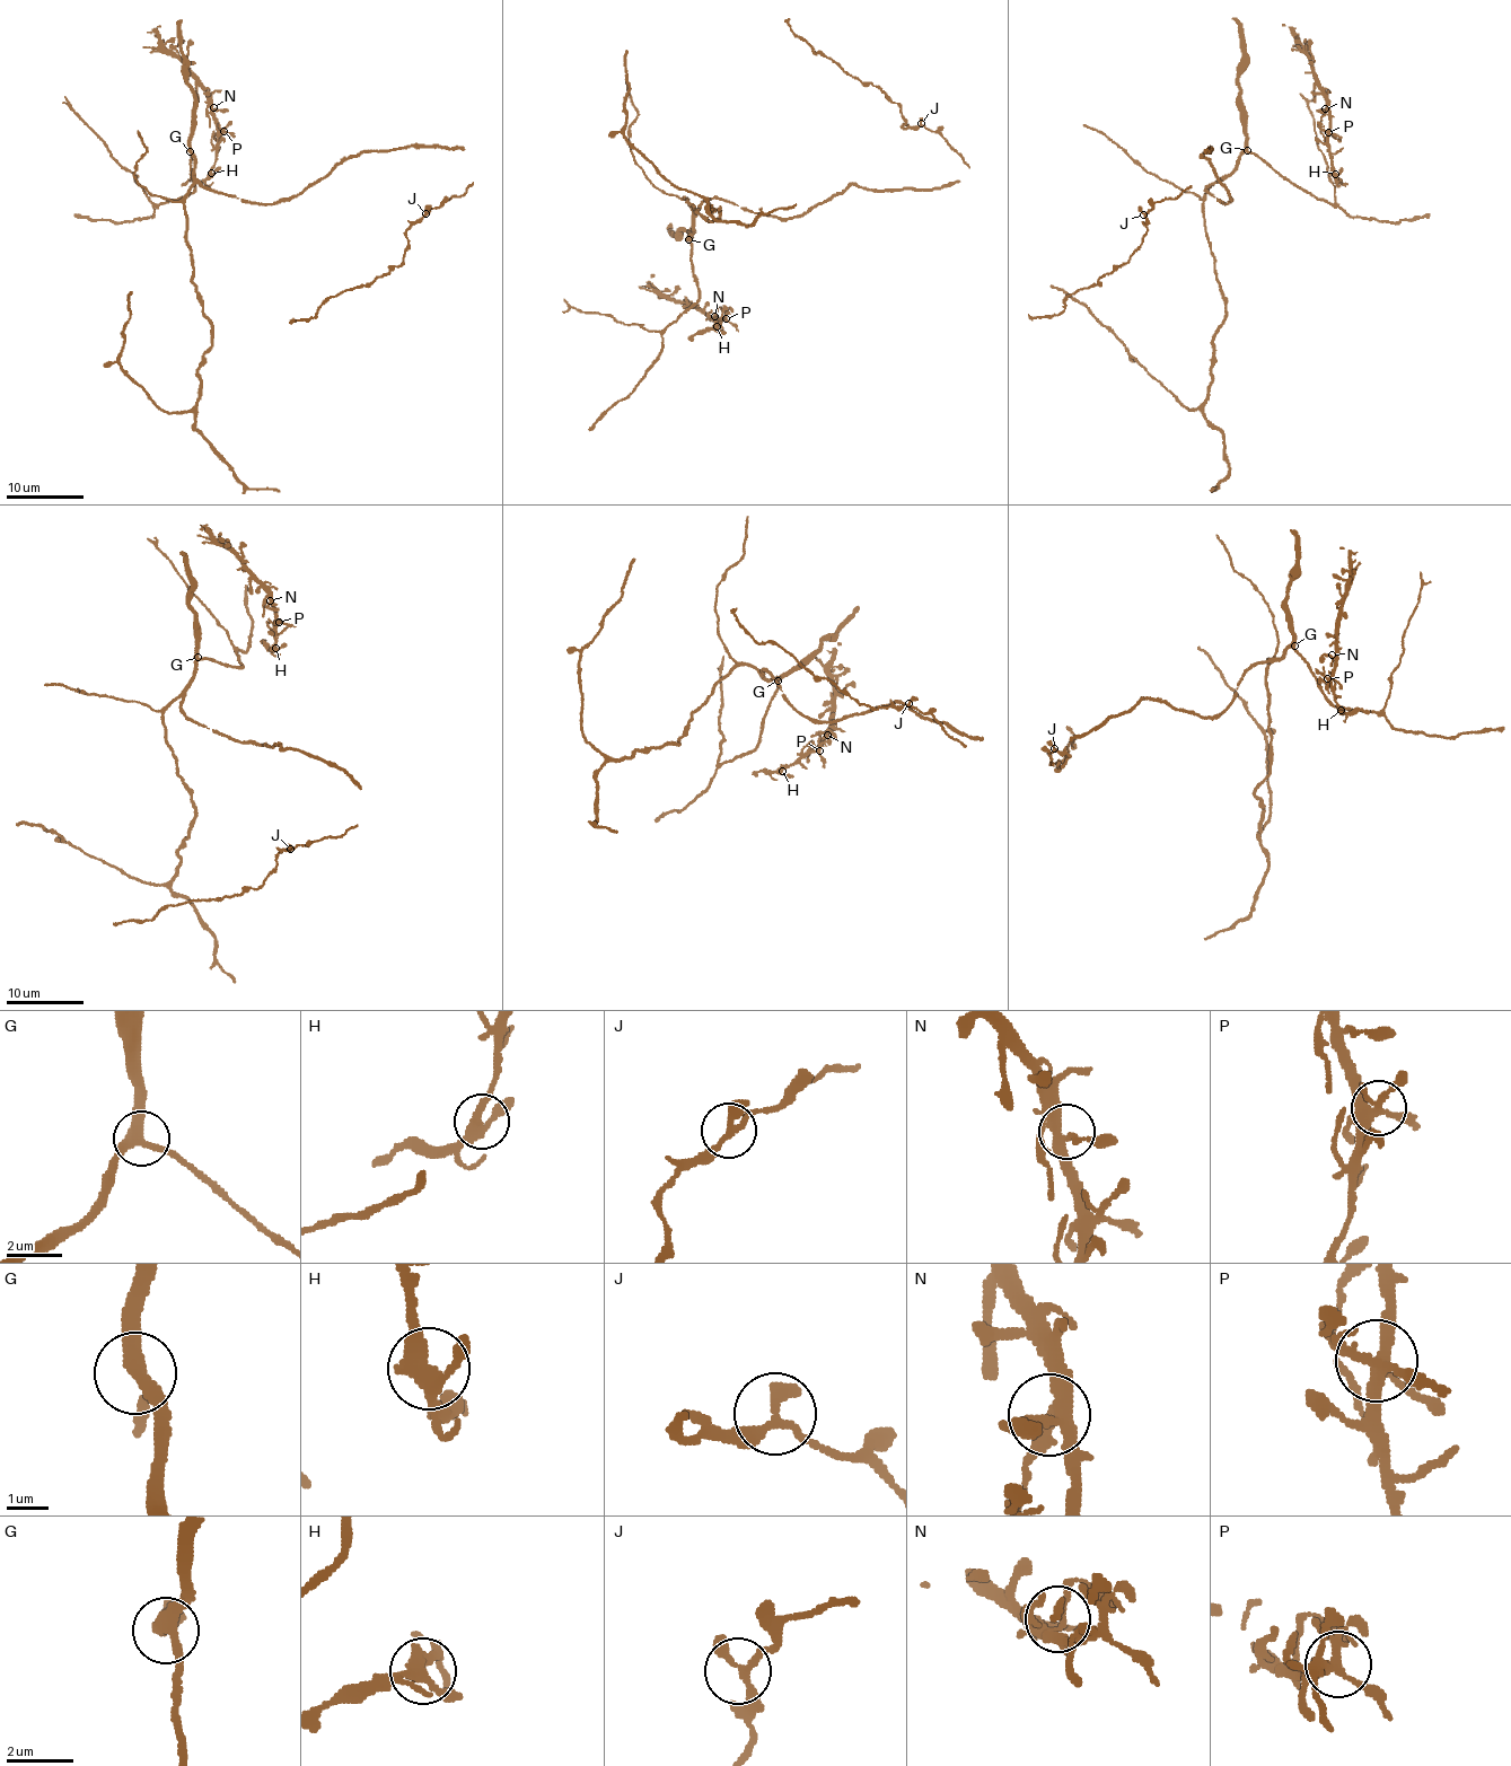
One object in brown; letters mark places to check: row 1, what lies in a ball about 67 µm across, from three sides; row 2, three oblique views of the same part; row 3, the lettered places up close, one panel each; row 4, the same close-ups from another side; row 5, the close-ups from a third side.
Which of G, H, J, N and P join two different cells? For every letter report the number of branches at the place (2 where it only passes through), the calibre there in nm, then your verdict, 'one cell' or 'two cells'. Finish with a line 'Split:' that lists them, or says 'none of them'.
G: branches 3; calibre 320 nm; one cell
H: branches 3; calibre 320 nm; one cell
J: branches 3; calibre 190 nm; one cell
N: branches 4; calibre 220 nm; one cell
P: branches 6; calibre 320 nm; one cell
Split: none of them

